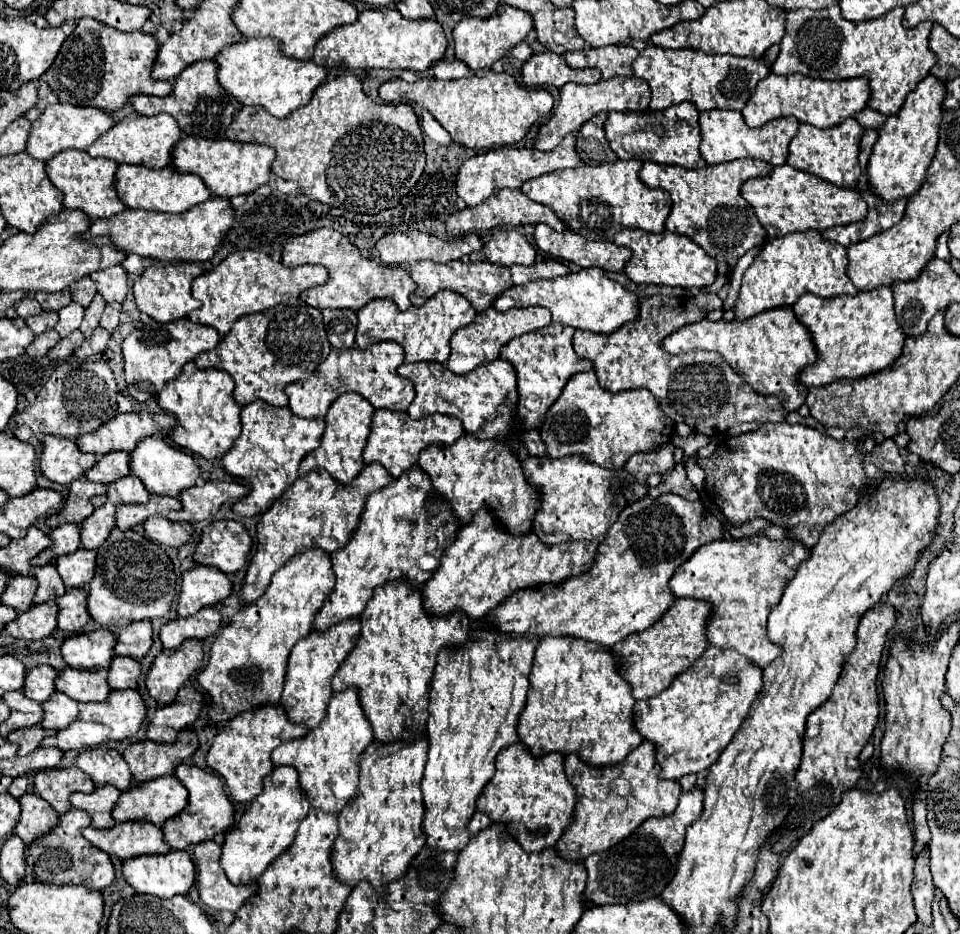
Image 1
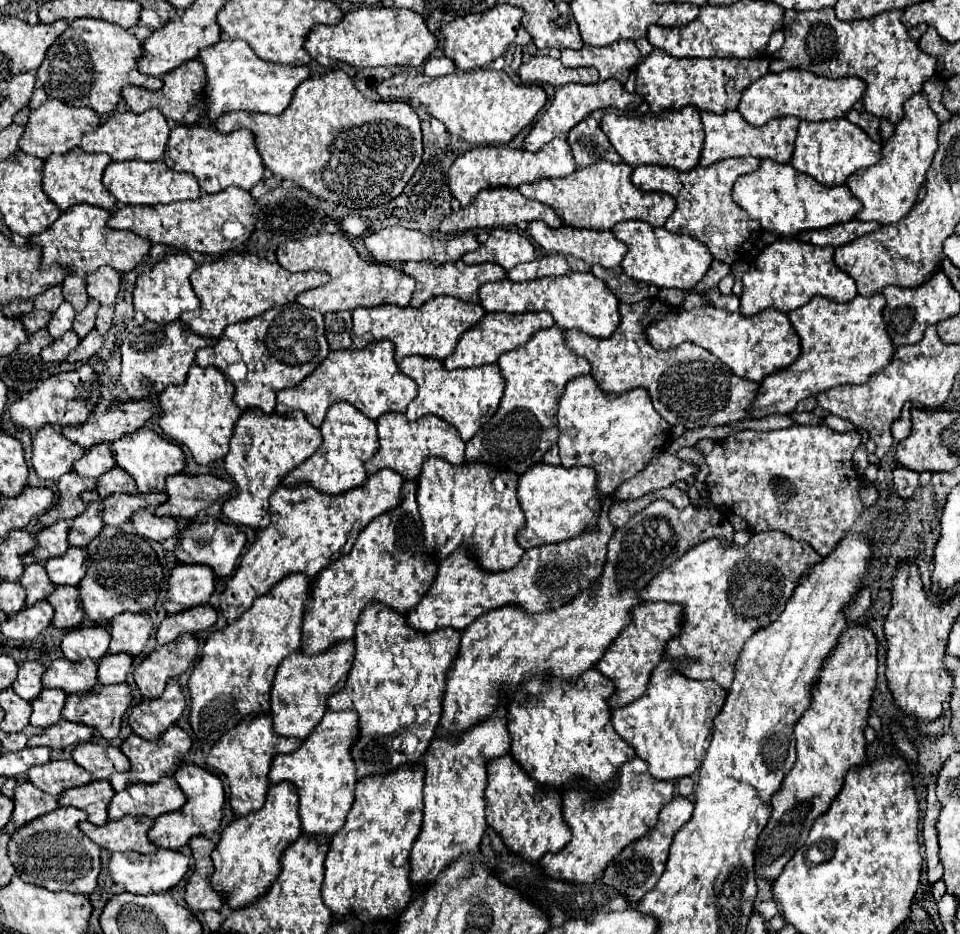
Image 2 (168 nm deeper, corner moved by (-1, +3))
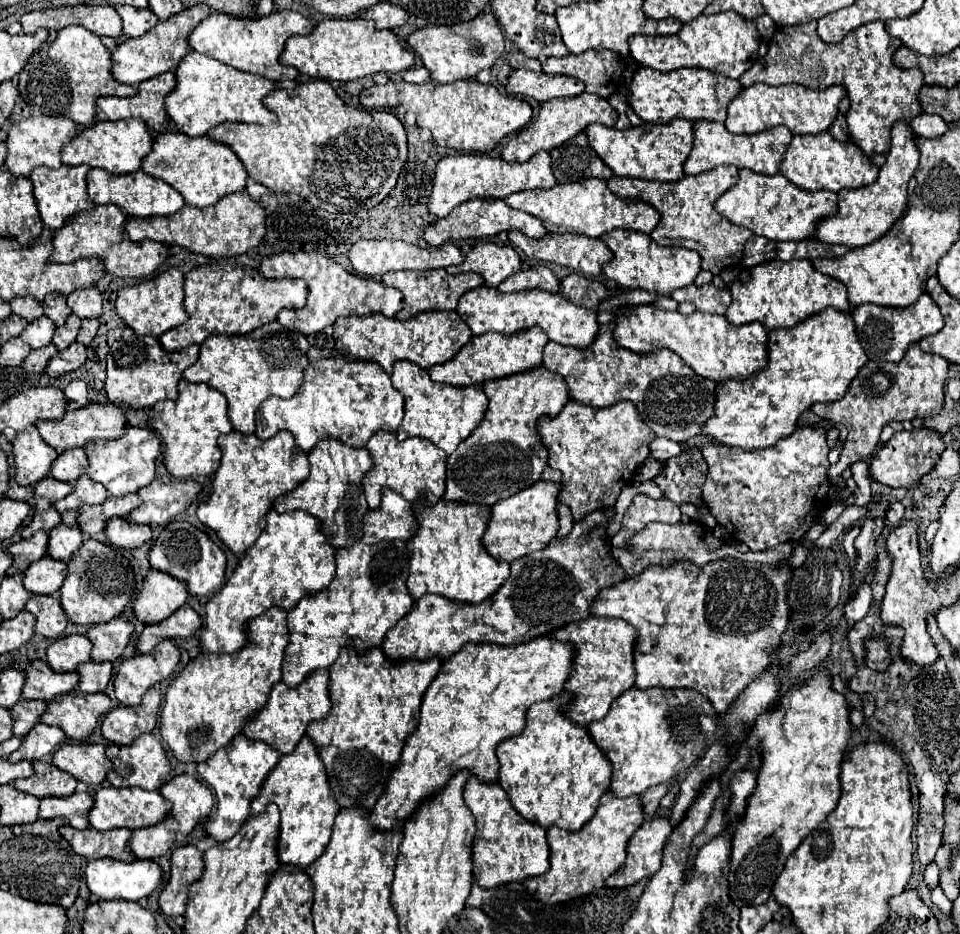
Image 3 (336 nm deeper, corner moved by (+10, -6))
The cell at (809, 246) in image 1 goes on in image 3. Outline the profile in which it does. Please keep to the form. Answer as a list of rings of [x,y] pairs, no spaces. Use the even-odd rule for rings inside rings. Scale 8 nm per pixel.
[[[771,260],[765,264],[757,264],[757,268],[743,270],[735,278],[729,290],[733,302],[727,308],[725,318],[735,326],[761,322],[769,330],[791,328],[801,320],[805,320],[807,316],[821,312],[827,306],[833,306],[837,310],[849,310],[845,284],[817,272],[811,260],[791,260],[791,262]]]

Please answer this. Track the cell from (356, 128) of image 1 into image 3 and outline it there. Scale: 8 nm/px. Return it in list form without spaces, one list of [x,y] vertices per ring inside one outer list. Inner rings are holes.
[[[311,80],[307,84],[299,84],[297,88],[293,90],[275,90],[269,94],[269,108],[273,108],[273,112],[277,114],[277,124],[271,124],[271,126],[253,126],[253,124],[237,124],[237,122],[225,122],[225,124],[219,124],[215,128],[211,128],[209,132],[209,138],[213,140],[221,140],[225,142],[237,156],[239,160],[245,164],[245,170],[247,174],[255,180],[255,182],[261,182],[263,186],[267,186],[269,190],[273,192],[295,192],[299,194],[303,200],[307,200],[313,208],[323,208],[331,214],[359,214],[363,210],[371,210],[375,204],[383,202],[391,190],[395,188],[397,184],[397,178],[399,178],[399,172],[407,160],[407,134],[405,134],[405,128],[403,124],[399,122],[397,116],[393,116],[391,112],[377,112],[377,110],[357,110],[357,108],[351,108],[347,106],[333,90],[333,86],[325,80]]]

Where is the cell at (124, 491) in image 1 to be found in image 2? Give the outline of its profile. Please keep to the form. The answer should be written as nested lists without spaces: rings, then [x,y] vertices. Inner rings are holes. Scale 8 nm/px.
[[[114,467],[112,471],[104,473],[100,479],[98,479],[98,485],[94,491],[86,491],[82,495],[82,501],[84,503],[90,503],[94,499],[104,499],[108,495],[114,495],[114,493],[136,493],[136,485],[132,483],[132,477],[126,473],[126,471],[120,471],[120,467]]]

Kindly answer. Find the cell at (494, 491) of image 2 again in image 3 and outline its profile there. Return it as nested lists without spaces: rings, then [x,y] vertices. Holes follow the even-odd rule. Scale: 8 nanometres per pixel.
[[[421,498],[413,502],[413,514],[417,516],[417,528],[415,534],[407,540],[407,588],[415,600],[427,592],[433,592],[451,600],[477,604],[497,592],[497,588],[509,578],[509,562],[493,558],[481,544],[481,538],[489,526],[491,506],[447,500],[425,504],[425,500]]]

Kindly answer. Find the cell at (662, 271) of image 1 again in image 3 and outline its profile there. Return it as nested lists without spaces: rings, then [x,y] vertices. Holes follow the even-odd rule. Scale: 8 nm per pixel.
[[[611,230],[601,236],[601,240],[611,248],[613,260],[603,266],[603,272],[609,280],[627,290],[647,290],[651,294],[669,296],[679,288],[693,284],[695,276],[701,270],[701,256],[695,250],[679,246],[657,246],[649,234],[635,230]]]

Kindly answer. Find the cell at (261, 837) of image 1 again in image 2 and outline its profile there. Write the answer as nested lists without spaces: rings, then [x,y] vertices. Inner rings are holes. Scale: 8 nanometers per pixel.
[[[288,783],[270,787],[266,803],[260,811],[248,817],[234,819],[222,833],[220,843],[212,851],[214,875],[212,887],[224,895],[224,907],[240,909],[266,895],[276,877],[280,875],[282,853],[300,837],[300,819],[296,819],[296,791]]]

